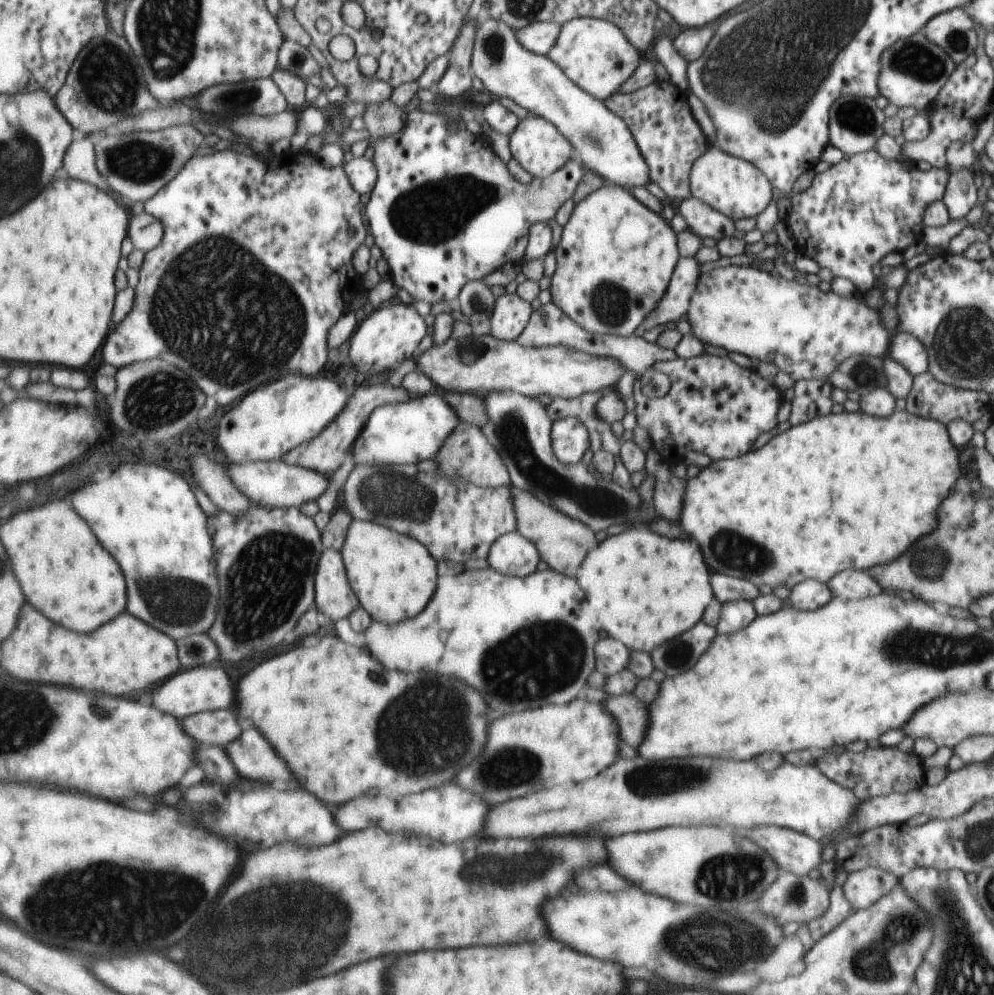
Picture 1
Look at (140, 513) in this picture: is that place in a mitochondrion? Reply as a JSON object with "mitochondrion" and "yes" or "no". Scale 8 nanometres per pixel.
{"mitochondrion":"no"}

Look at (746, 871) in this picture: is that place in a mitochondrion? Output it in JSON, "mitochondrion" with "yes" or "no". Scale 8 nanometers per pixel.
{"mitochondrion":"yes"}

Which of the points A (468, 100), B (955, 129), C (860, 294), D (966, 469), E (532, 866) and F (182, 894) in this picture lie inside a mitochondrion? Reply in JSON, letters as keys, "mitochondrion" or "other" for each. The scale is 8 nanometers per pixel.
{"A":"other","B":"other","C":"other","D":"other","E":"mitochondrion","F":"mitochondrion"}

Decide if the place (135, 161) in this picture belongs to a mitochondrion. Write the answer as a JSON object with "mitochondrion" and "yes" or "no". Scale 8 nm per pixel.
{"mitochondrion":"yes"}

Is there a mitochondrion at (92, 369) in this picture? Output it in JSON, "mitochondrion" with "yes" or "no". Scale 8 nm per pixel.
{"mitochondrion":"no"}

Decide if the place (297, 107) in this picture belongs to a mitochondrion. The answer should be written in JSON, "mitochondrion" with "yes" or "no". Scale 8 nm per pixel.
{"mitochondrion":"no"}

